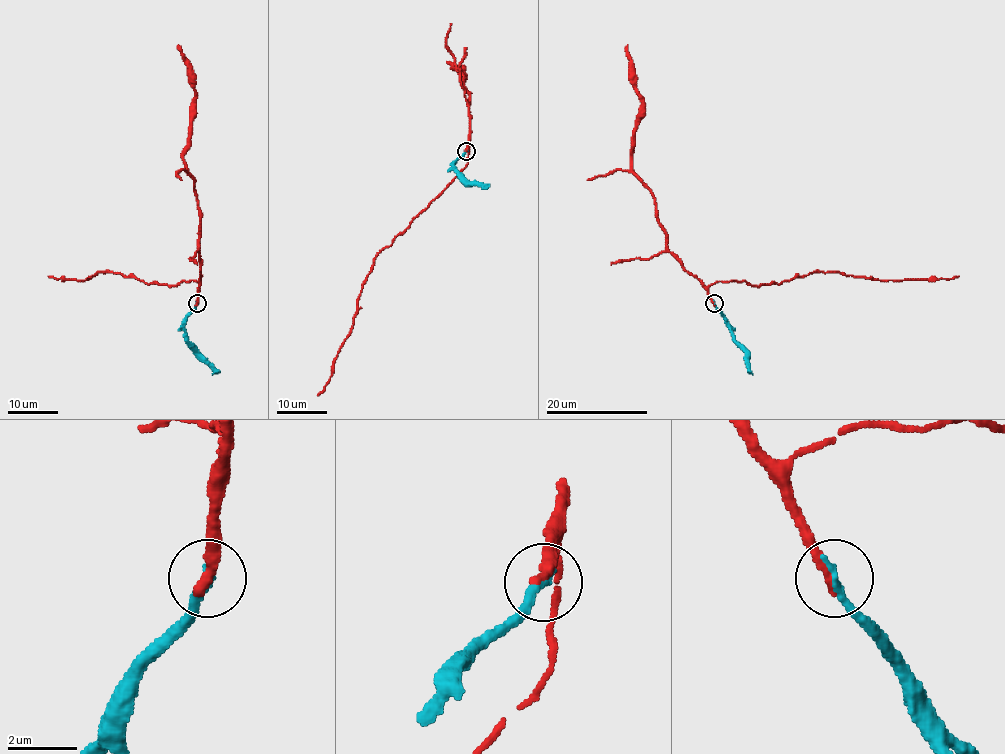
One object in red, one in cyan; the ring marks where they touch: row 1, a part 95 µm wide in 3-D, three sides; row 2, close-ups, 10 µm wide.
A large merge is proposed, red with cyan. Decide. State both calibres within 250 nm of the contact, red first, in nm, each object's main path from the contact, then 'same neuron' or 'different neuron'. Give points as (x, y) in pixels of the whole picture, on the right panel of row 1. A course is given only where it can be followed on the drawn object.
360/280 nm | red via (714, 304), (708, 287), (718, 281), (746, 281), (759, 286), (821, 271), (895, 280), (959, 276) | cyan via (714, 304), (725, 318), (732, 340), (745, 353), (747, 368), (752, 375) | same neuron

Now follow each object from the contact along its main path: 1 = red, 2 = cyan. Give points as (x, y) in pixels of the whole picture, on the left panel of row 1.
1: (197, 304), (198, 281), (182, 281), (169, 286), (146, 284), (106, 271), (82, 280), (48, 276)
2: (197, 304), (187, 318), (184, 332), (187, 340), (211, 368), (212, 375)

